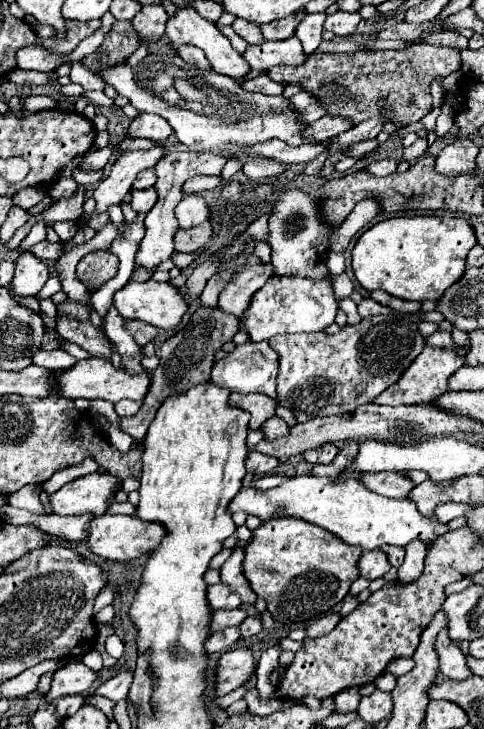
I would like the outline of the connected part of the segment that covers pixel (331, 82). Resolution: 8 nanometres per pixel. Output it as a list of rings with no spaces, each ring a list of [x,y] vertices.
[[[429,43],[413,45],[405,51],[359,51],[353,55],[311,53],[301,67],[273,67],[267,75],[279,83],[297,83],[303,91],[315,95],[329,115],[349,117],[355,125],[377,115],[377,99],[389,97],[387,121],[411,125],[425,117],[431,109],[431,81],[433,77],[447,77],[461,67],[457,49],[433,47]]]

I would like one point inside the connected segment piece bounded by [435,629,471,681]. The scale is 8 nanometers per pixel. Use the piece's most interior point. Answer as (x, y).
(452, 664)

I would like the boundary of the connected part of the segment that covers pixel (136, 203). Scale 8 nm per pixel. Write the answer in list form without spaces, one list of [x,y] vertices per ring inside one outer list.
[[[153,187],[147,189],[147,191],[133,191],[131,193],[131,201],[129,201],[129,205],[135,211],[143,211],[143,213],[153,209],[155,203],[157,203],[157,191]]]

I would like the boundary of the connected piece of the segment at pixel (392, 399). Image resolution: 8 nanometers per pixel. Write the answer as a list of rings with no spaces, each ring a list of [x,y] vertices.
[[[425,345],[425,349],[421,351],[421,355],[417,357],[417,361],[411,363],[411,367],[401,375],[401,379],[391,385],[389,389],[385,389],[379,397],[375,397],[373,401],[377,405],[415,405],[415,403],[431,403],[433,399],[437,399],[441,393],[447,391],[447,379],[465,365],[465,357],[457,353],[455,347],[447,347],[447,349],[435,349]]]

